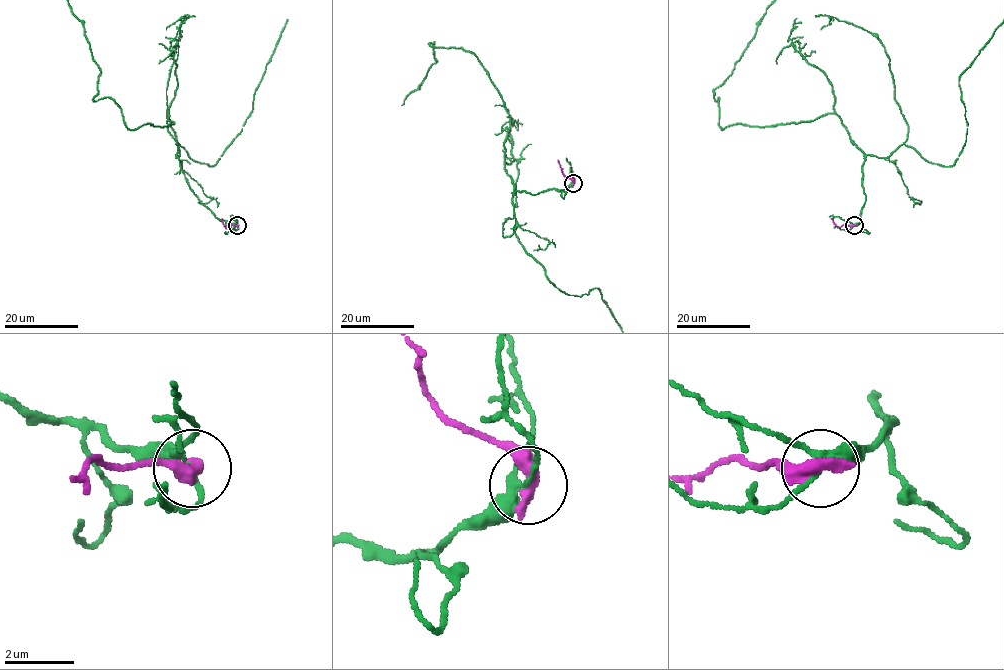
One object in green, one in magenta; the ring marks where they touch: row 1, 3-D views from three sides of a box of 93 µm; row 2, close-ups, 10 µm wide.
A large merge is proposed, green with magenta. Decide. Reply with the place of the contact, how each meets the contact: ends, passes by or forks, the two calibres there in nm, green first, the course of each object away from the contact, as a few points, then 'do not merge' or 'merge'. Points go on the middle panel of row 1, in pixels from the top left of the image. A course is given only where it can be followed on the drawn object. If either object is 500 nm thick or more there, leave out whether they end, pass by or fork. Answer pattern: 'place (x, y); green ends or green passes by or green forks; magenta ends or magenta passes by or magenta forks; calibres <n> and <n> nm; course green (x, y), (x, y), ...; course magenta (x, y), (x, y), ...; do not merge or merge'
place (573, 183); calibres 180 and 500 nm; course green (573, 183), (517, 191), (515, 234), (566, 294), (598, 289); course magenta (573, 183), (562, 173), (558, 160); do not merge

